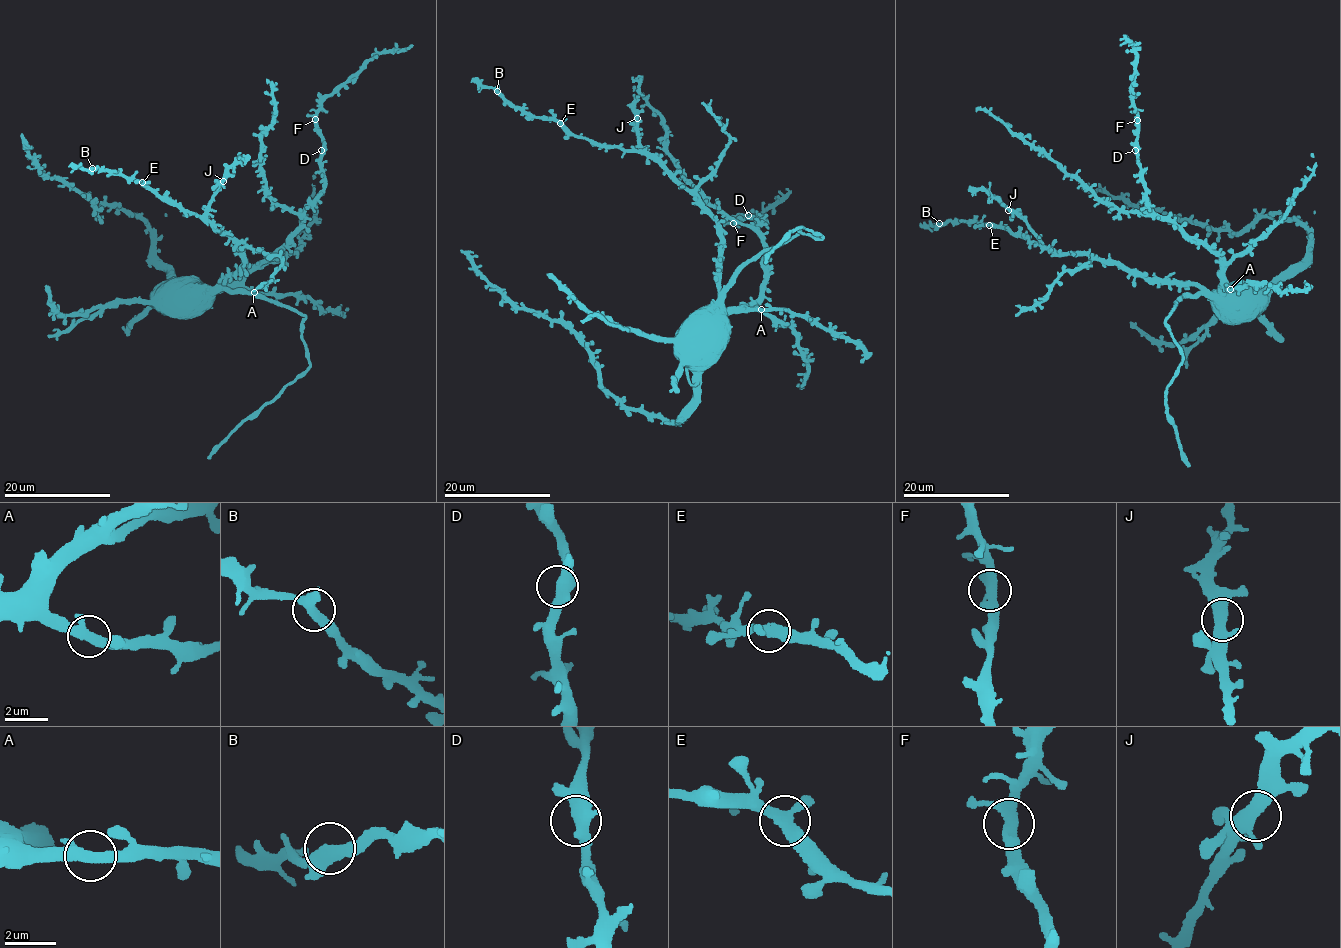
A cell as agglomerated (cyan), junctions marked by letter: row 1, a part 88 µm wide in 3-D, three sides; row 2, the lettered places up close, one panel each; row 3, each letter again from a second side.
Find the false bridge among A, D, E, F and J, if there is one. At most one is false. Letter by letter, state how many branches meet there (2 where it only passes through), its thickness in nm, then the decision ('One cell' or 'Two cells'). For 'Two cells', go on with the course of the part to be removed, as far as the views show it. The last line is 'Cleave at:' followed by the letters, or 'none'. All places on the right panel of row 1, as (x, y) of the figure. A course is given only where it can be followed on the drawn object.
A: Branches: 3. Thickness 360 nm. One cell
D: Branches: 3. Thickness 400 nm. One cell
E: Branches: 3. Thickness 360 nm. One cell
F: Branches: 3. Thickness 360 nm. One cell
J: Branches: 3. Thickness 380 nm. One cell
Cleave at: none

